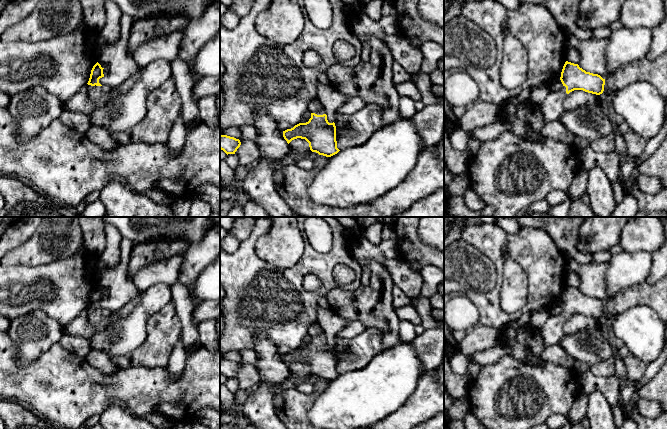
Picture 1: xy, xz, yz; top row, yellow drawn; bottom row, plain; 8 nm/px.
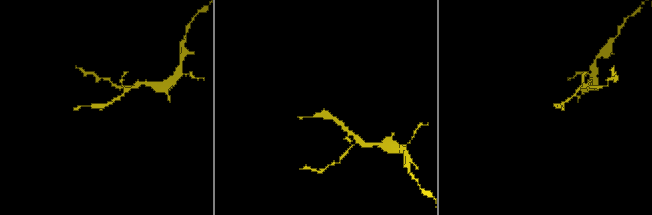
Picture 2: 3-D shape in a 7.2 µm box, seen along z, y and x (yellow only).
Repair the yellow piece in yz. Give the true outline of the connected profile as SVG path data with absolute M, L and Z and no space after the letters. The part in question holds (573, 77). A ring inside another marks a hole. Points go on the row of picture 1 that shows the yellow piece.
M566 61L560 80L563 87L558 91L552 91L539 105L543 120L546 122L558 121L564 112L563 104L566 96L574 90L583 90L588 93L600 95L604 91L605 79L598 74L586 72L574 64Z

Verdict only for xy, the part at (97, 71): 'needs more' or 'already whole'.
needs more

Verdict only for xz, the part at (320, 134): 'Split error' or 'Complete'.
Split error

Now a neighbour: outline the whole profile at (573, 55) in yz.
M567 47L567 61L578 64L580 60L580 52L576 48Z

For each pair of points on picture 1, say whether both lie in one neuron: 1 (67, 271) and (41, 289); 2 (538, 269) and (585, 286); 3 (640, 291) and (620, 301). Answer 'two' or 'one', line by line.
1: one
2: two
3: one

